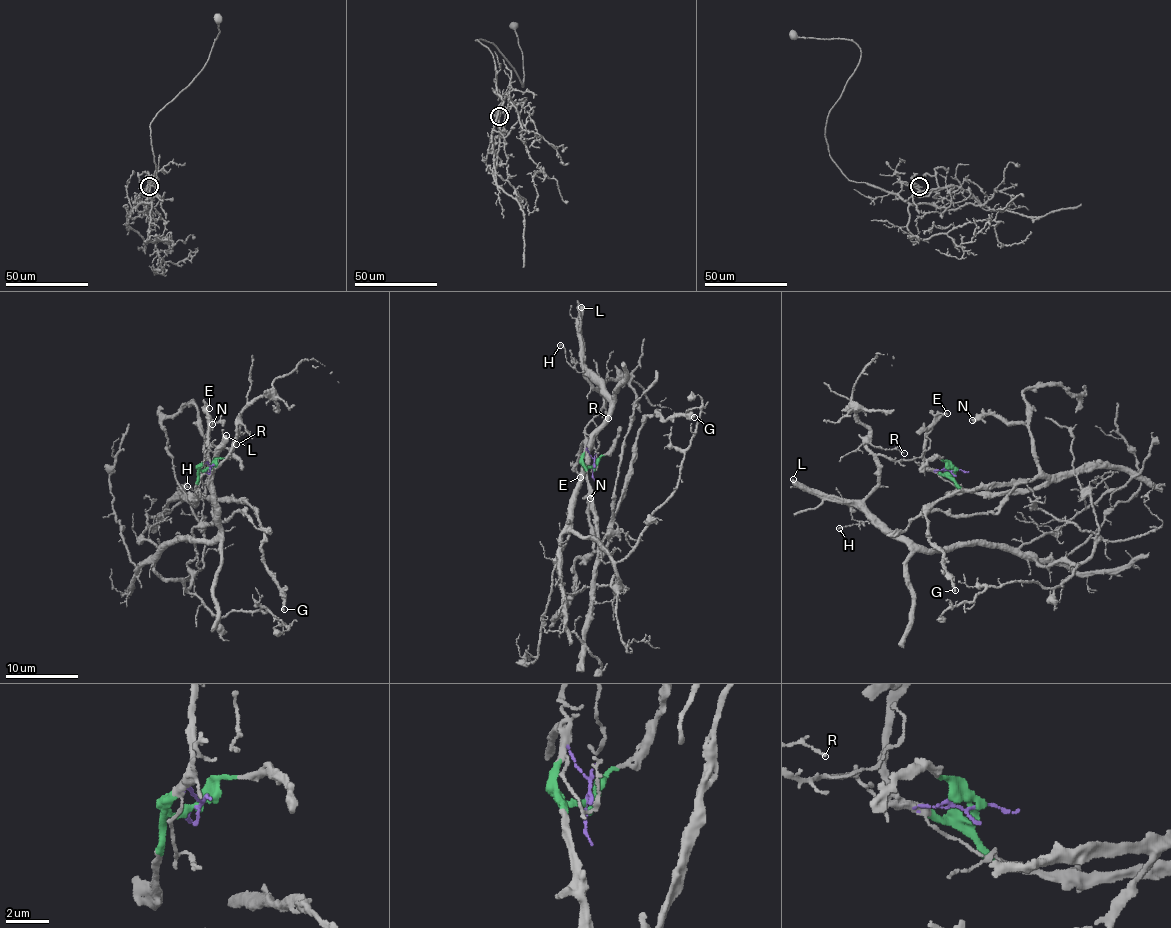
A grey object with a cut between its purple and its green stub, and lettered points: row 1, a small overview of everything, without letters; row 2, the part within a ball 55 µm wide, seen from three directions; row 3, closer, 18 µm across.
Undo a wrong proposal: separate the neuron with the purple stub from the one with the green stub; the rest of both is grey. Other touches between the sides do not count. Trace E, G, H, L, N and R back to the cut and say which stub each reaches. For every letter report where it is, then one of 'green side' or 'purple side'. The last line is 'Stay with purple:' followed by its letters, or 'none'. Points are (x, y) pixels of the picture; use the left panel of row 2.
E: place (209, 408); green side
G: place (284, 609); green side
H: place (187, 486); purple side
L: place (226, 435); purple side
N: place (212, 424); green side
R: place (236, 444); purple side
Stay with purple: H, L, R

